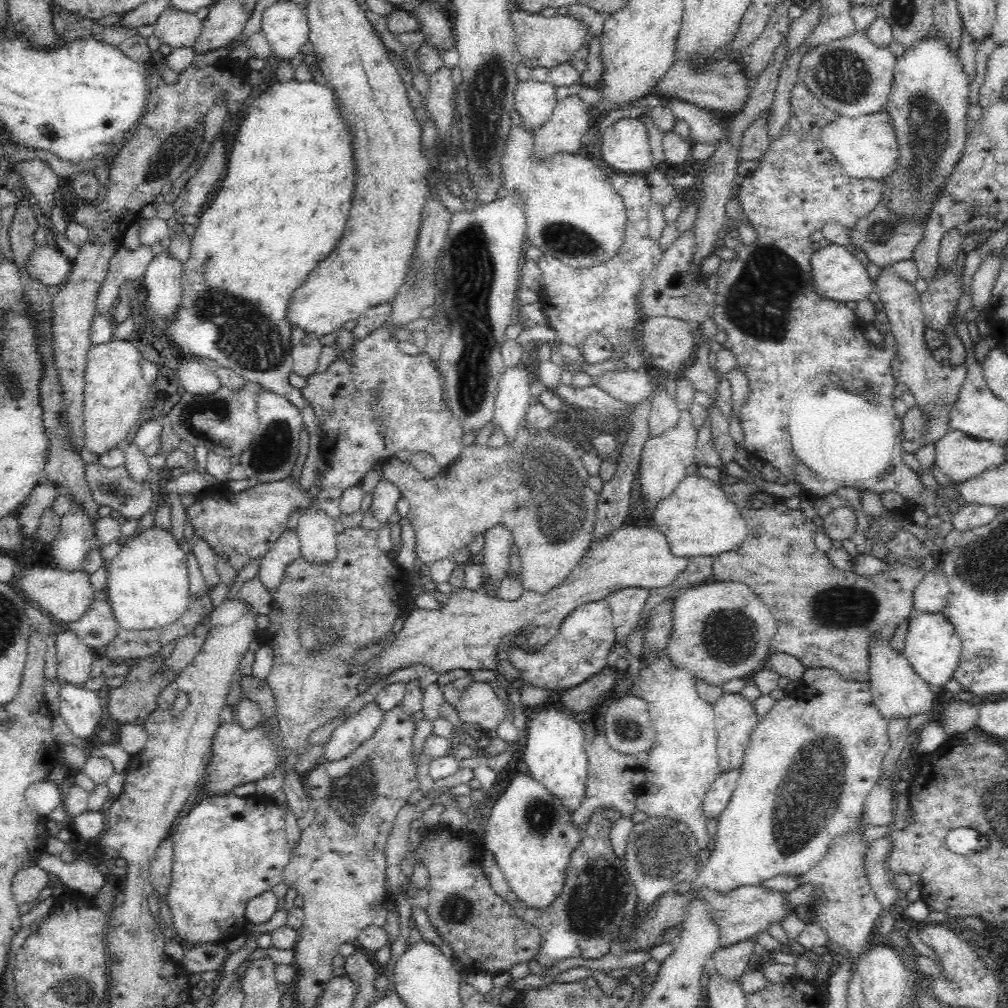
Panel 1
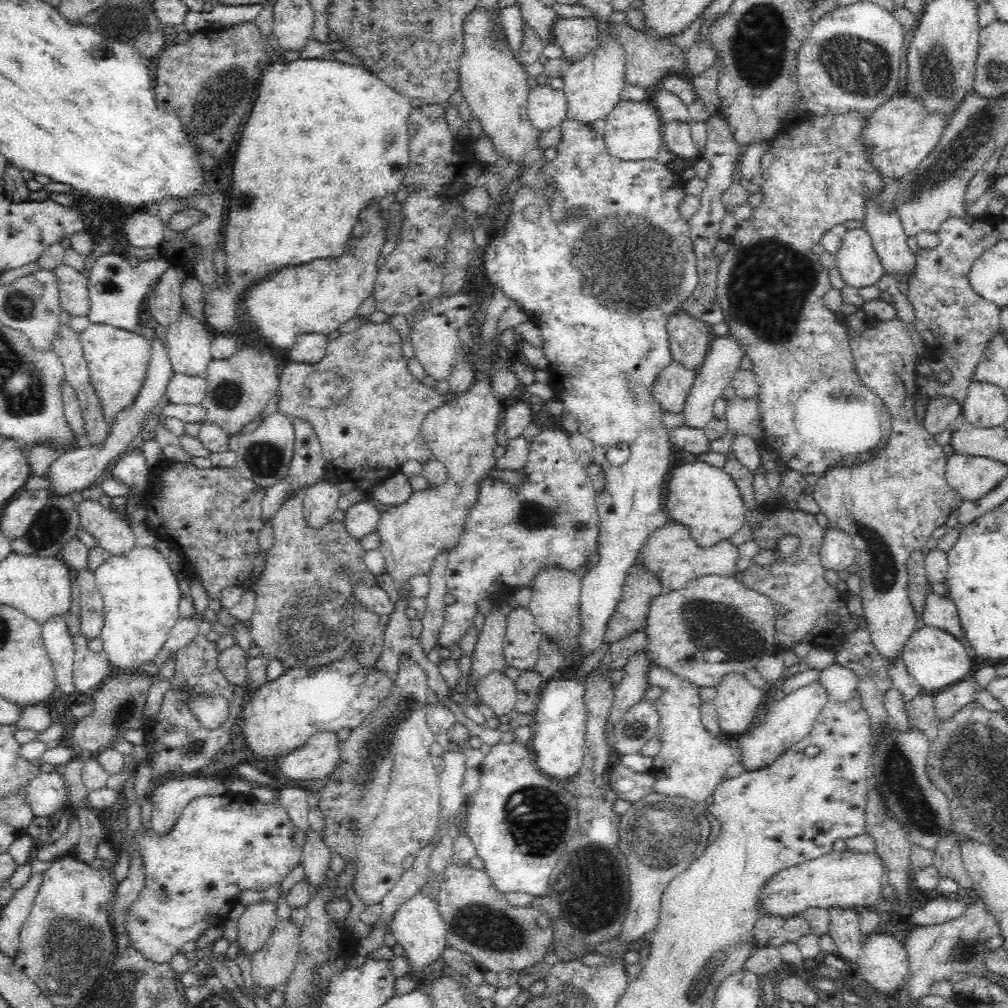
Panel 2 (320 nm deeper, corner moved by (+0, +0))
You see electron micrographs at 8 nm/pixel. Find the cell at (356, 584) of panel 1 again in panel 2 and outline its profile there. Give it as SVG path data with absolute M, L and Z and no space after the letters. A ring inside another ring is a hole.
M299 485L293 489L271 520L275 541L254 584L252 639L261 654L283 660L286 669L328 664L342 658L354 643L363 650L357 656L362 666L372 666L383 650L385 626L380 623L380 615L364 609L354 598L352 586L358 580L374 585L375 574L363 559L365 550L348 534L342 521L328 521L320 528L306 524L302 502L307 488ZM338 564L347 566L349 575L338 573Z

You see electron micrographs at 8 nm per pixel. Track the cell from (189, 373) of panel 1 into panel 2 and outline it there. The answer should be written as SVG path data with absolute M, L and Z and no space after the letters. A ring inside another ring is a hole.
M174 373L165 395L169 404L188 406L201 405L206 394L207 381L204 376Z

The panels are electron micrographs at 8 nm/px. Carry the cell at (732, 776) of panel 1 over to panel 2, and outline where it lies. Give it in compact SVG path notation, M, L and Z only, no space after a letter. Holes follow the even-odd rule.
M816 680L772 701L759 723L754 724L751 734L742 733L737 737L745 770L753 772L767 767L793 744L800 742L812 730L820 711L829 700L827 688L820 680Z

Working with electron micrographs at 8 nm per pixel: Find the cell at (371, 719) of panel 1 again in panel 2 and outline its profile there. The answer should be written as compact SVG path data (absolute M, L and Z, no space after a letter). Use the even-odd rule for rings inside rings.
M335 732L314 733L300 748L278 756L276 768L292 780L324 779L339 763L341 750Z

